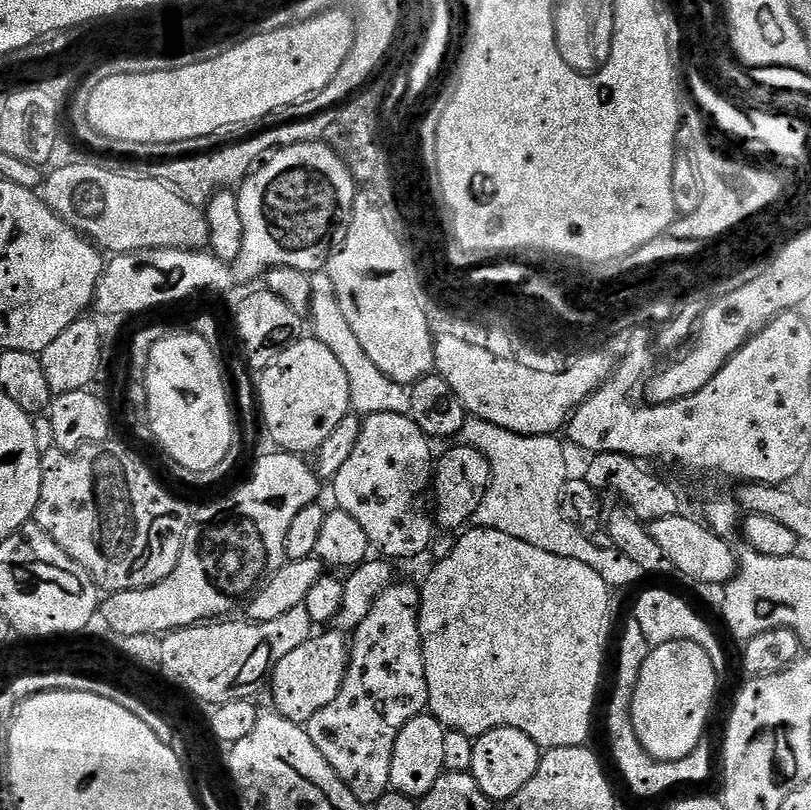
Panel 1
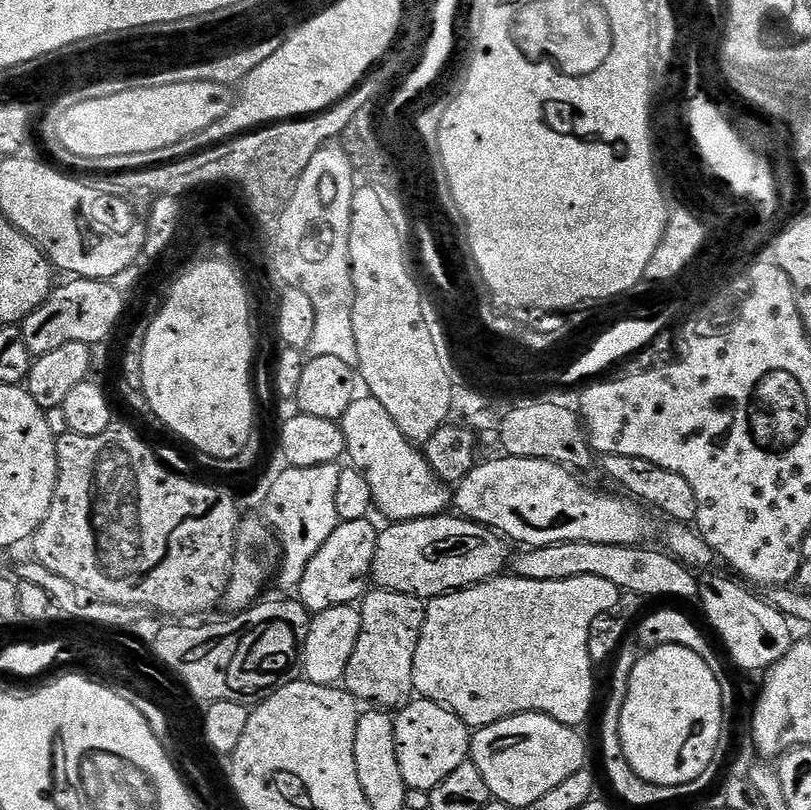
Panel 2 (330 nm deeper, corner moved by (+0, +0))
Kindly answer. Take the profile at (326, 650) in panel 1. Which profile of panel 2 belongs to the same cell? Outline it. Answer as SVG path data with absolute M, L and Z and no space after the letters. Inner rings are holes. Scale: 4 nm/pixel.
M372 590L363 597L360 633L344 671L343 687L357 701L369 700L380 710L399 710L413 699L412 671L418 638L424 625L425 601L417 596ZM372 592L372 593L371 593Z

